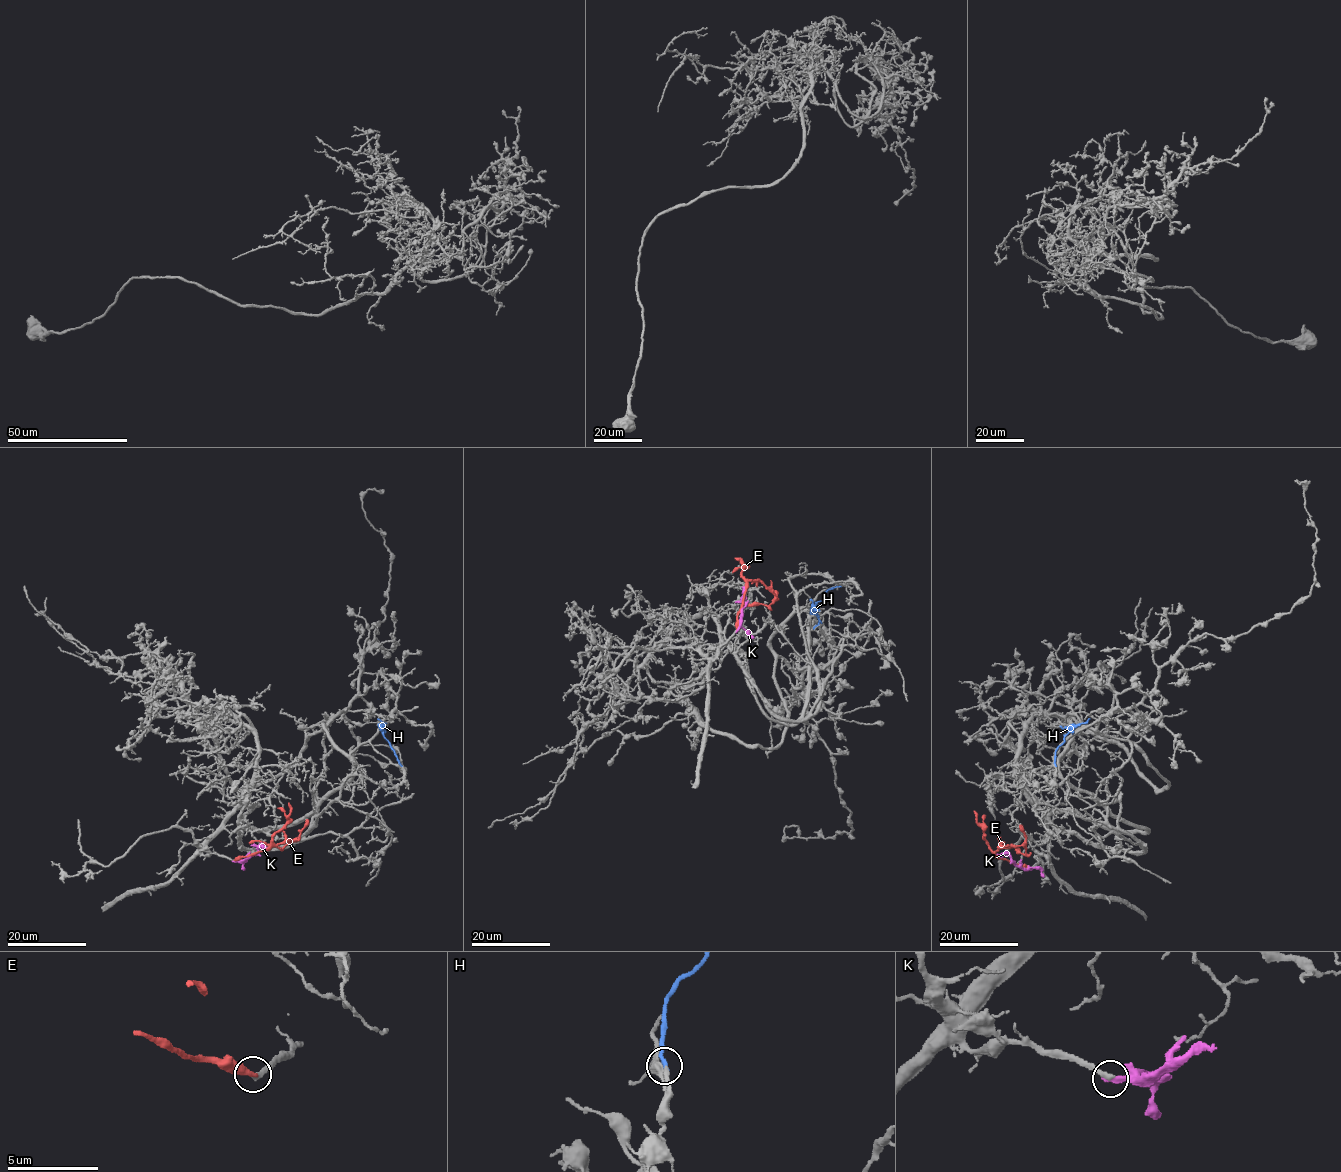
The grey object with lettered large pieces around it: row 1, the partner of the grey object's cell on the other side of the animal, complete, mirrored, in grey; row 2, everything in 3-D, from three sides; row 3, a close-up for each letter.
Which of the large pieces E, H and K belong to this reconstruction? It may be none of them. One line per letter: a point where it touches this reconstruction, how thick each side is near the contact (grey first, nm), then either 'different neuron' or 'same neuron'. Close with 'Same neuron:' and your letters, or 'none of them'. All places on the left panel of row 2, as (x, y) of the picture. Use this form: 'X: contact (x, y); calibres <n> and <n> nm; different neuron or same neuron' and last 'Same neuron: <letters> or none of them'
E: contact (235, 860); calibres 240 and 400 nm; different neuron
H: contact (400, 765); calibres 200 and 240 nm; same neuron
K: contact (234, 861); calibres 280 and 280 nm; different neuron
Same neuron: H

